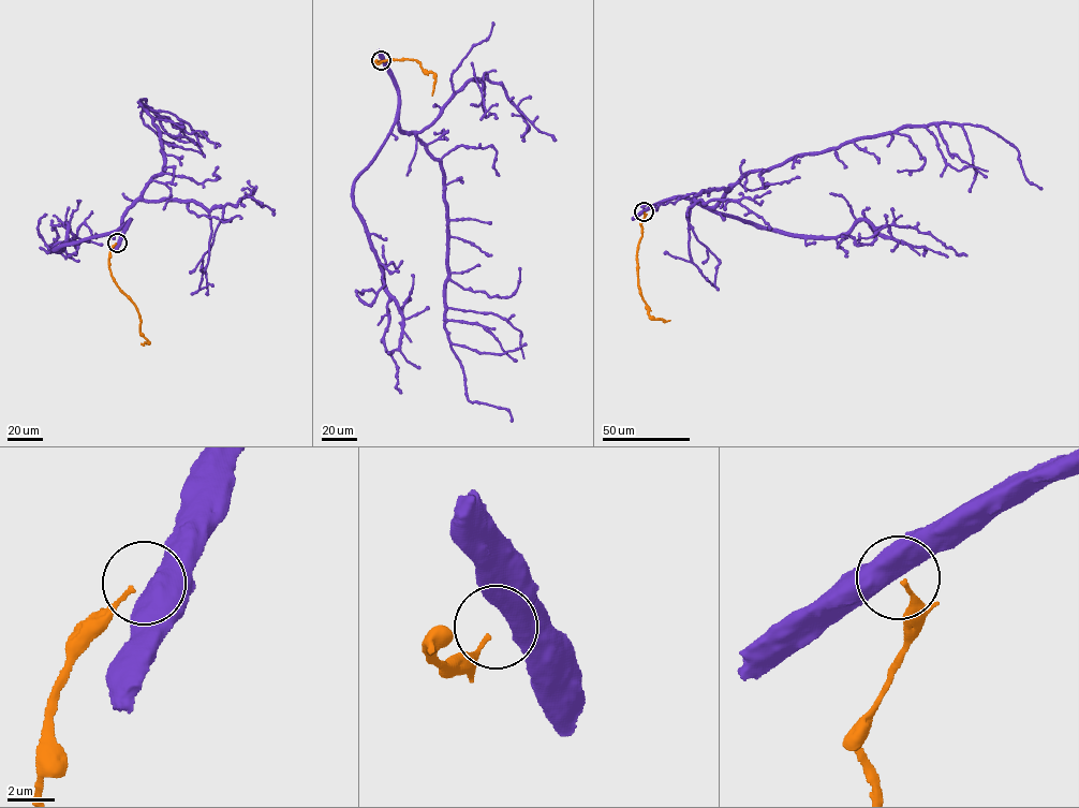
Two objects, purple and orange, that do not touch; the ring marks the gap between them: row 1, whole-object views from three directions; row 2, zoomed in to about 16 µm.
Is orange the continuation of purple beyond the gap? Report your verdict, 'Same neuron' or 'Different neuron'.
Different neuron

